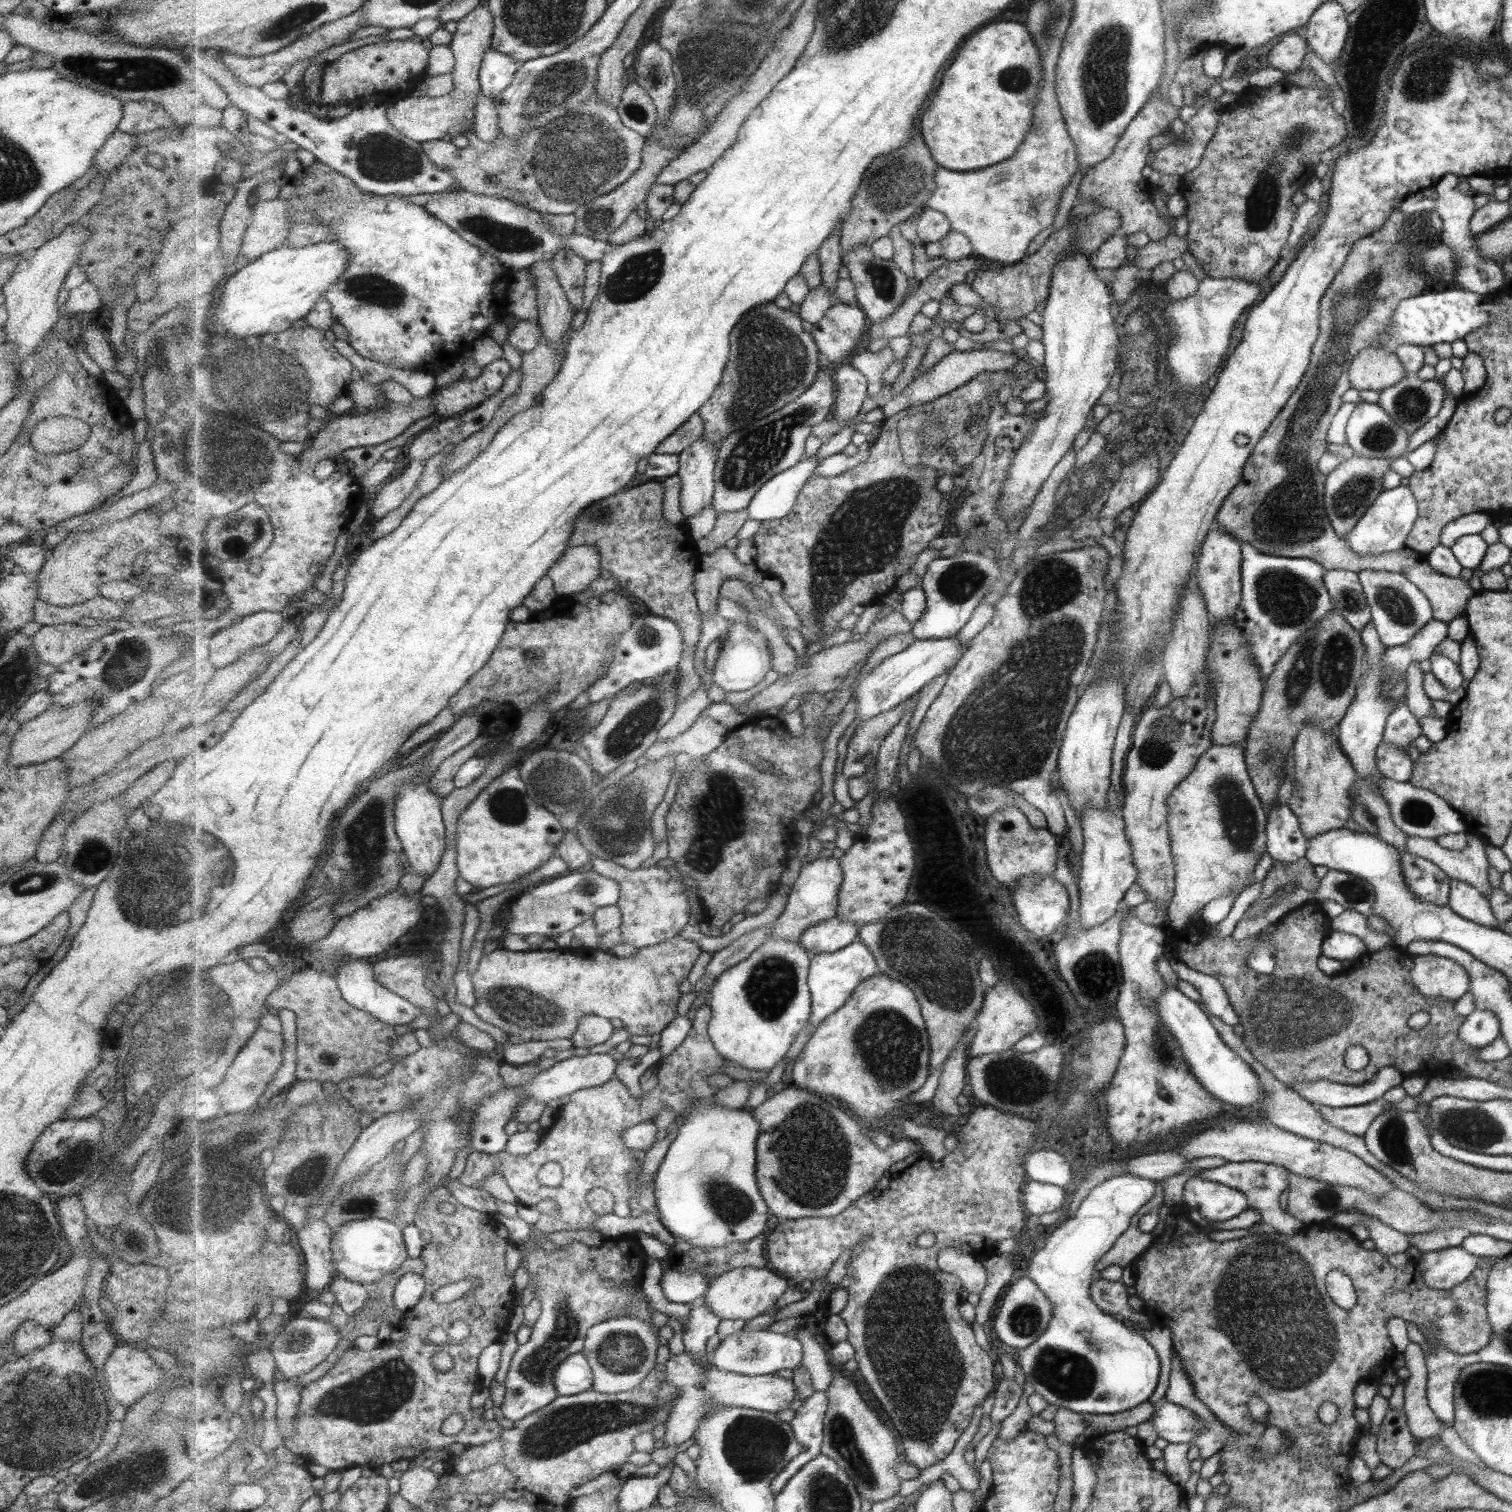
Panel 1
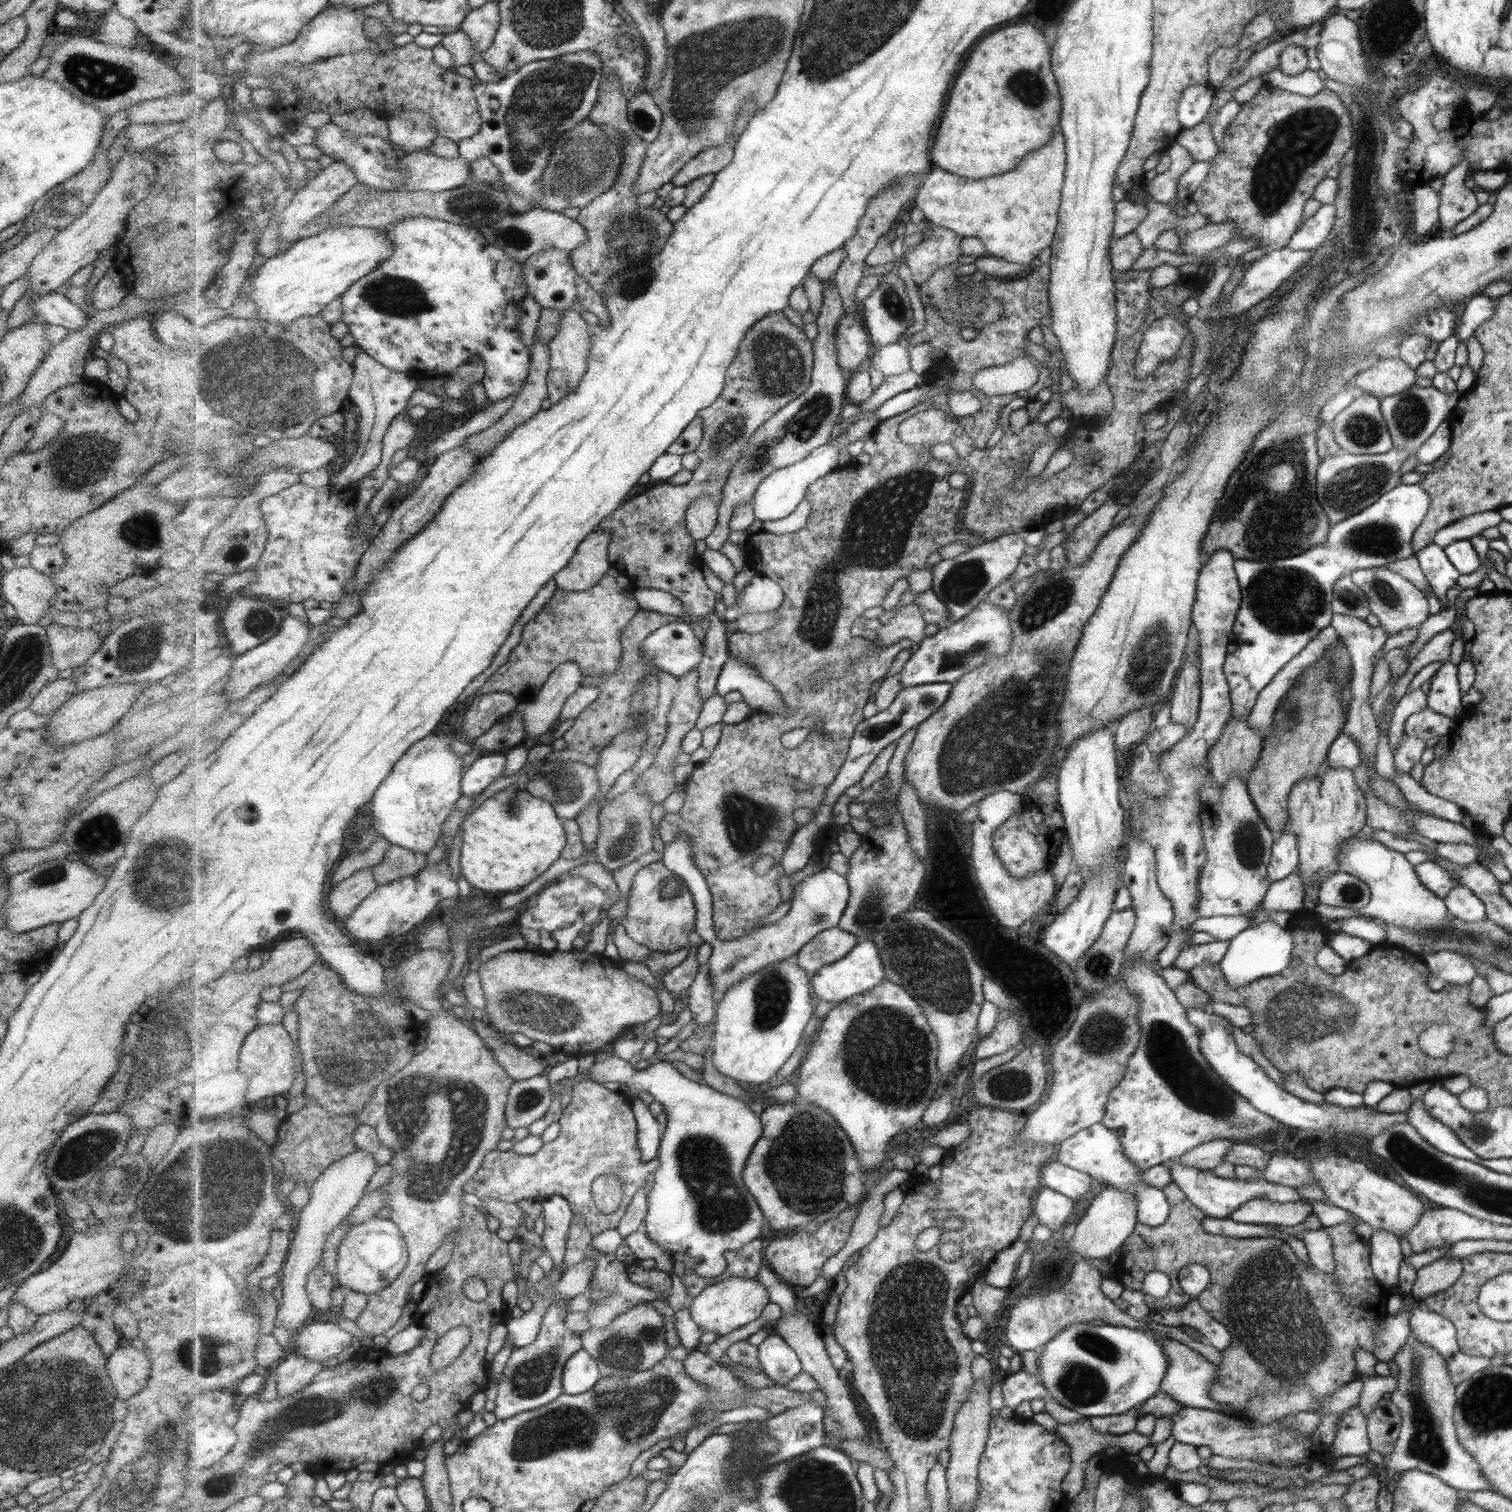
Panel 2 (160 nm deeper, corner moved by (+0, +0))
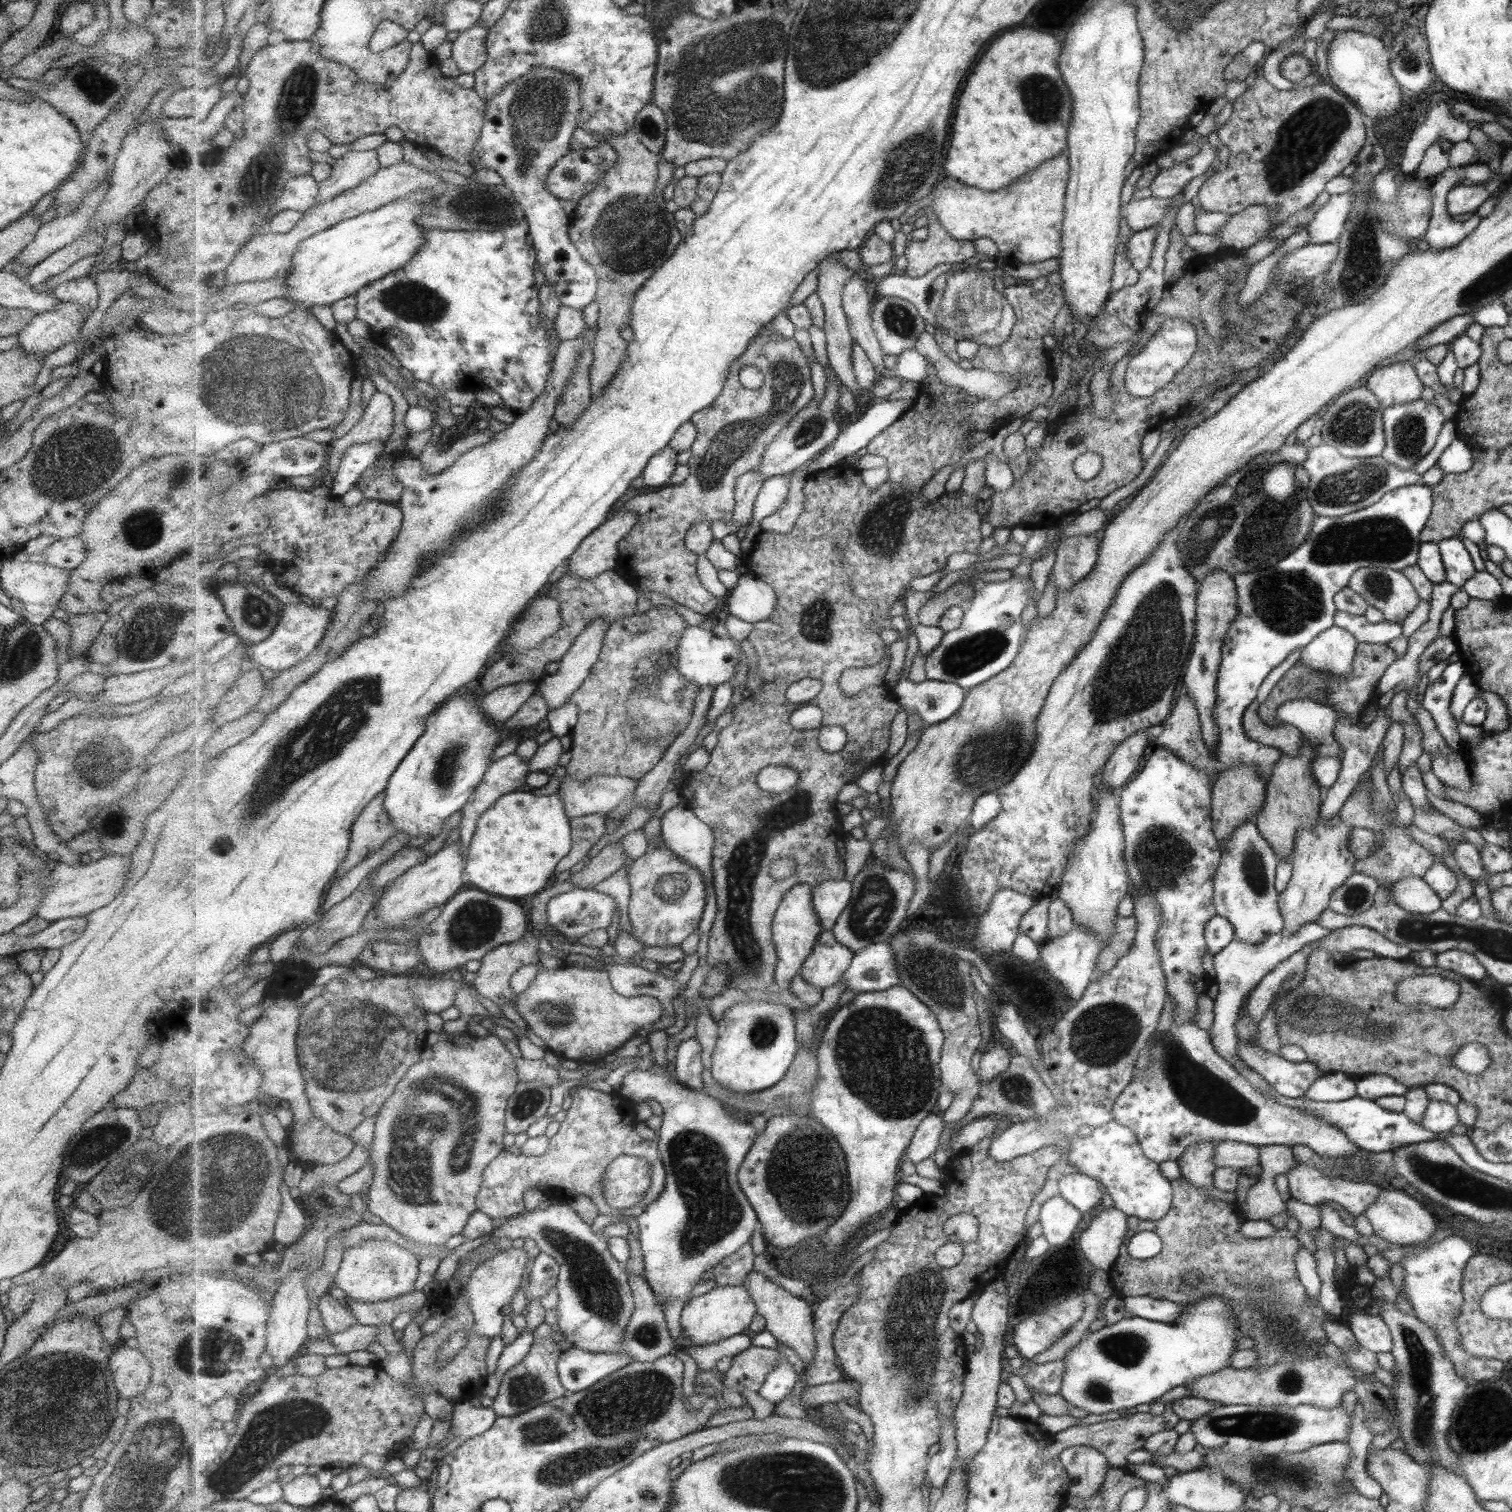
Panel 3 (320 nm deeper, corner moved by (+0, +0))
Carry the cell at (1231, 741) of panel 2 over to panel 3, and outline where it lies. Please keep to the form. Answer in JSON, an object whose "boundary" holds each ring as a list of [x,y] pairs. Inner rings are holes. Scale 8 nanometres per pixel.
{"boundary":[[[1240,764],[1221,769],[1221,775],[1217,777],[1215,785],[1211,788],[1212,807],[1210,808],[1213,832],[1219,848],[1231,832],[1237,831],[1247,819],[1253,820],[1265,803],[1265,796],[1265,784],[1259,777],[1257,768],[1254,768],[1254,764]]]}

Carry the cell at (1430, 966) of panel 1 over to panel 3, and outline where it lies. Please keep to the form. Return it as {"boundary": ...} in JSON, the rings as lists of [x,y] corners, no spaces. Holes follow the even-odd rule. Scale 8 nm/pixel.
{"boundary":[[[1451,949],[1436,953],[1436,964],[1439,968],[1453,971],[1469,981],[1479,982],[1488,976],[1486,968],[1470,953],[1464,950]]]}

